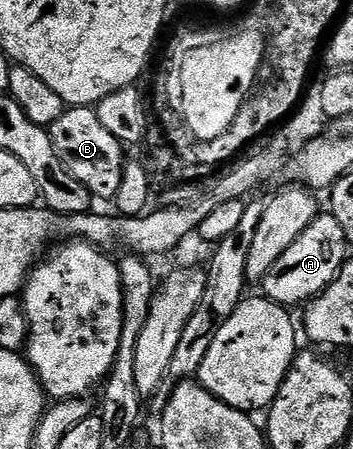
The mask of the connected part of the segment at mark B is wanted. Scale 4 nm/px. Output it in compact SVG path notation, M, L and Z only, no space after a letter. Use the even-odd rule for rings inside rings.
M87 106L66 109L65 114L47 129L59 160L69 169L71 176L75 176L75 180L79 180L79 184L83 184L83 188L87 188L94 199L116 199L127 160L121 152L122 142L115 140L115 136L111 136L111 132L99 124L96 109Z

